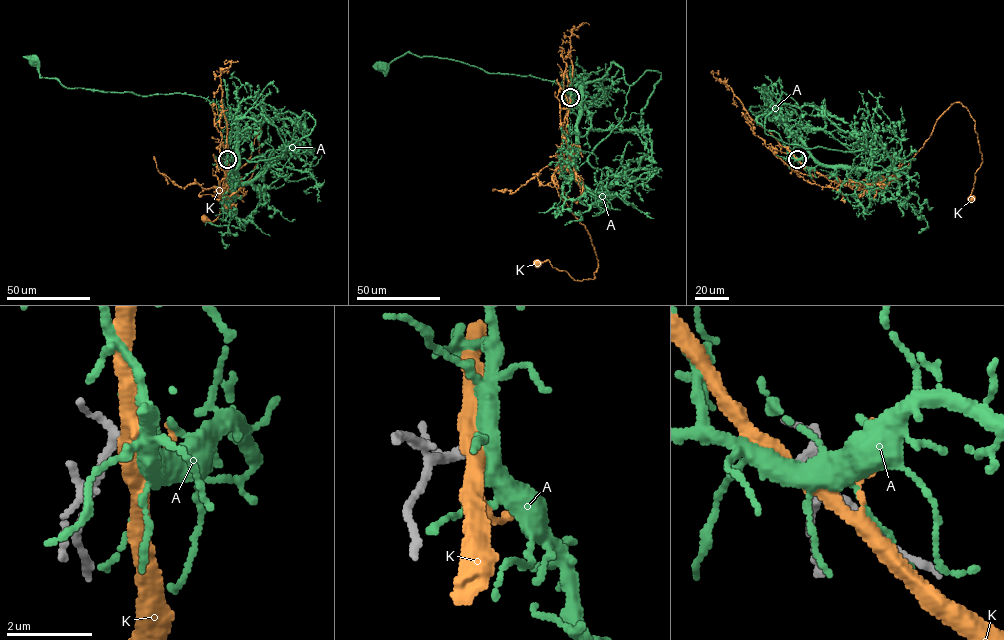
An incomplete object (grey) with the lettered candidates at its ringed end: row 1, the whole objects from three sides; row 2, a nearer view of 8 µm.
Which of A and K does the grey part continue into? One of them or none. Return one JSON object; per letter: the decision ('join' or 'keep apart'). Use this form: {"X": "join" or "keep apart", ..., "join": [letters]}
{"A": "join", "K": "keep apart", "join": ["A"]}

